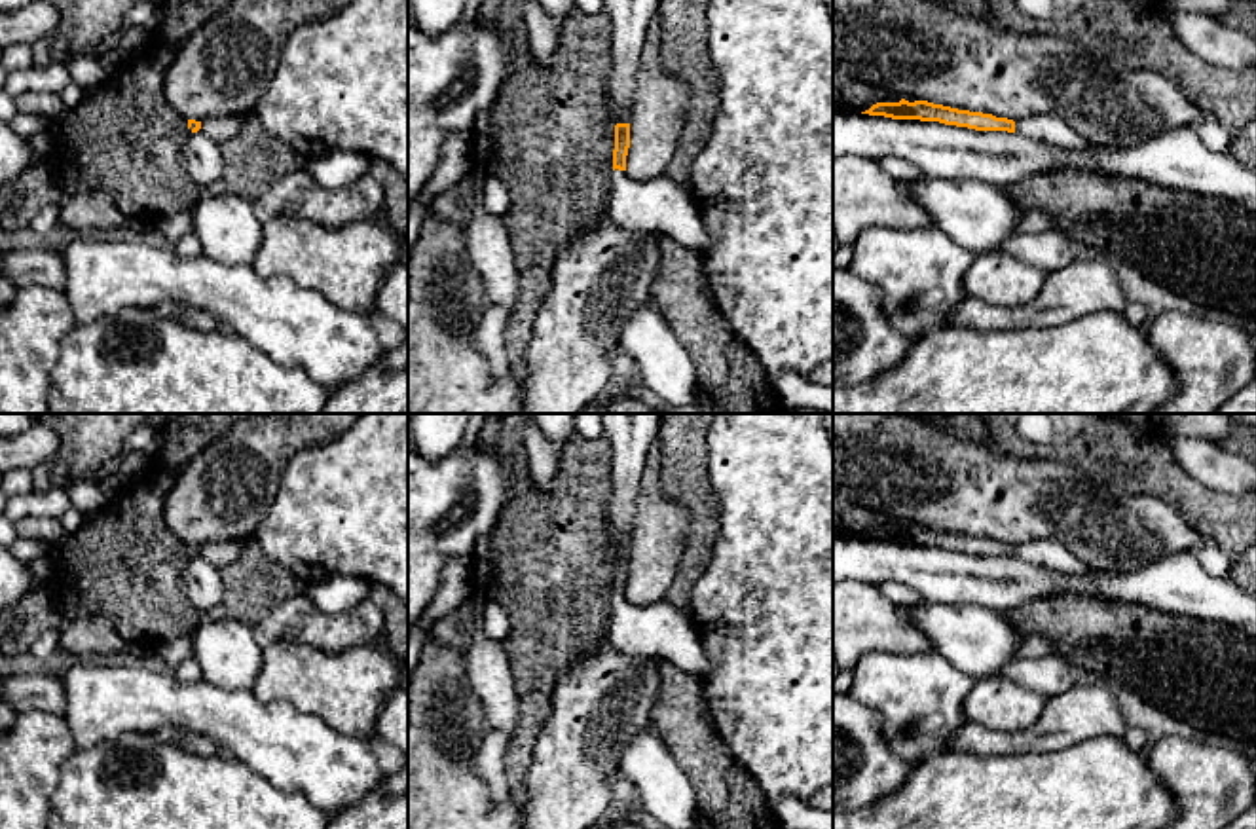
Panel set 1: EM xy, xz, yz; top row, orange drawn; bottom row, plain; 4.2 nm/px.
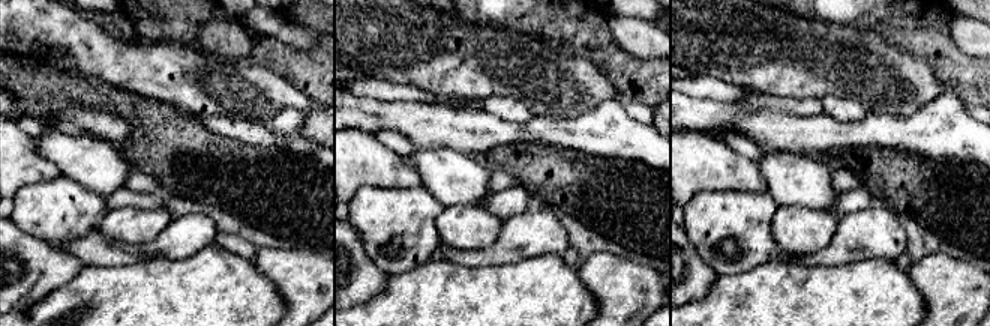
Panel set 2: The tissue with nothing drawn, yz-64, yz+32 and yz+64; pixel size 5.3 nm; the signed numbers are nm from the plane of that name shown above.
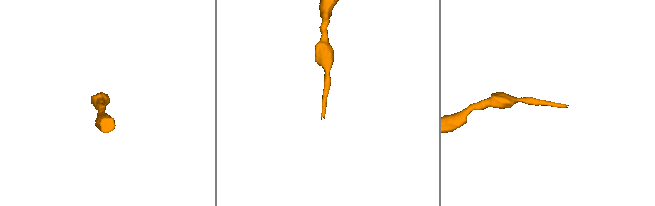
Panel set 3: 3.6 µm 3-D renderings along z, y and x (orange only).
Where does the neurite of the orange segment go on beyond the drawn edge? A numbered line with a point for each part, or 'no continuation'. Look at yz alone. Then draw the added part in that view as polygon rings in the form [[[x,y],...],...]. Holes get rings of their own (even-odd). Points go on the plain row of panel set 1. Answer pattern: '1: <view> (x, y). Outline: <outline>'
1: yz (1052, 556). Outline: [[[1032,541],[1032,543],[1017,544],[1015,556],[1047,571],[1055,571],[1070,577],[1080,577],[1093,571],[1068,548],[1051,541]]]

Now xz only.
1: xz (661, 630). Outline: [[[615,594],[607,641],[617,653],[664,658],[698,677],[711,668],[693,620],[666,601],[634,605]]]

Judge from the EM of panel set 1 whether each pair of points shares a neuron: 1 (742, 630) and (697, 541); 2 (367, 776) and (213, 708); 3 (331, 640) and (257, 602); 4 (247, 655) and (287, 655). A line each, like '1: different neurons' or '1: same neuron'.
1: different neurons
2: same neuron
3: different neurons
4: different neurons

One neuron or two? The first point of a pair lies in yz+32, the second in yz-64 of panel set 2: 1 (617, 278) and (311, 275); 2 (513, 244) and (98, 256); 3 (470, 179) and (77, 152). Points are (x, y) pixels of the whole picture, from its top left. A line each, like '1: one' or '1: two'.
1: one
2: one
3: one

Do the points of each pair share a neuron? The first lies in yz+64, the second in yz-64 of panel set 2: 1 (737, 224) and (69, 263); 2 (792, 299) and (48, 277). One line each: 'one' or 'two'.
1: two
2: two

